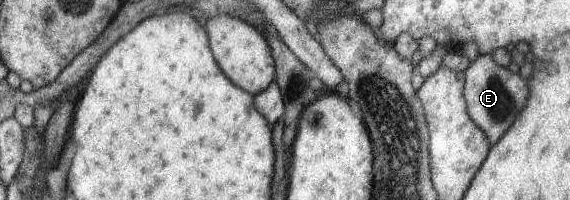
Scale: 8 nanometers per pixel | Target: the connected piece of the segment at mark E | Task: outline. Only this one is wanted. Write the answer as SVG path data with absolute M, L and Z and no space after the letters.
M489 52L479 54L463 73L465 82L462 92L466 100L466 110L470 118L485 132L490 145L493 145L506 133L526 105L529 95L527 80L521 78L518 72L511 73L507 68L495 63L493 55Z

